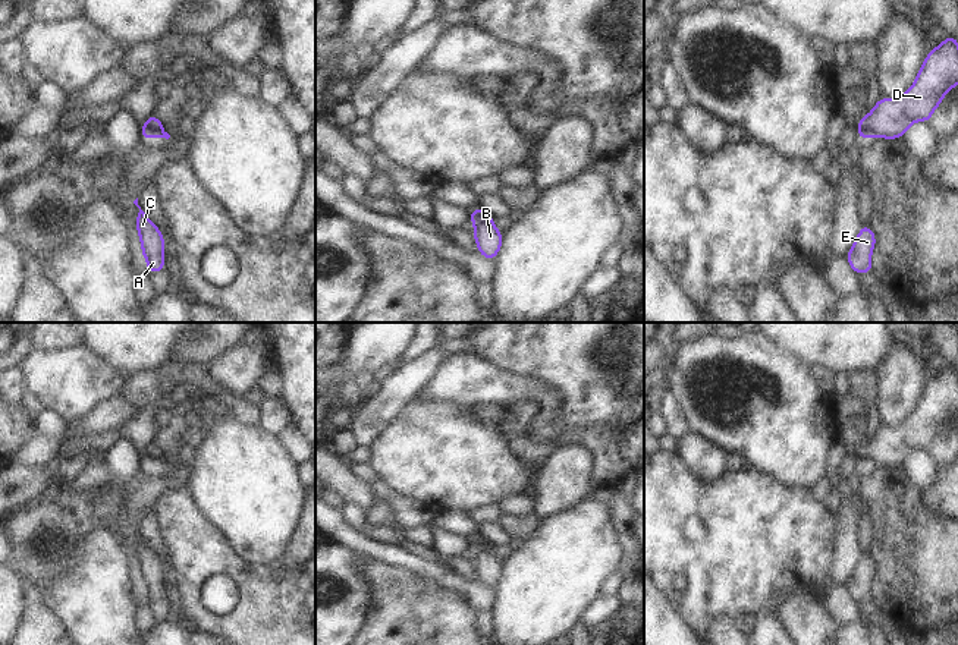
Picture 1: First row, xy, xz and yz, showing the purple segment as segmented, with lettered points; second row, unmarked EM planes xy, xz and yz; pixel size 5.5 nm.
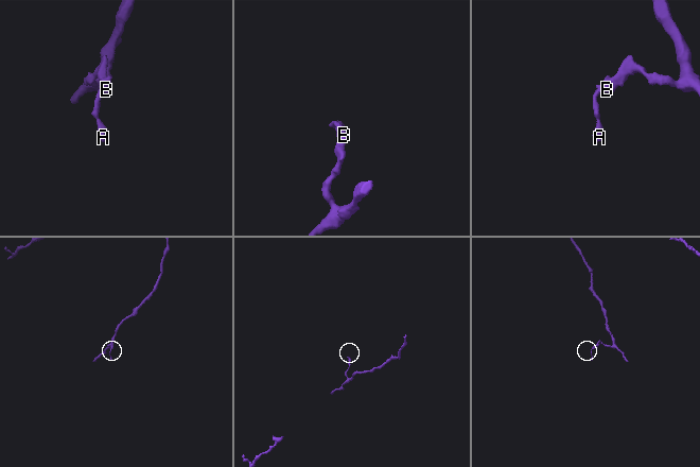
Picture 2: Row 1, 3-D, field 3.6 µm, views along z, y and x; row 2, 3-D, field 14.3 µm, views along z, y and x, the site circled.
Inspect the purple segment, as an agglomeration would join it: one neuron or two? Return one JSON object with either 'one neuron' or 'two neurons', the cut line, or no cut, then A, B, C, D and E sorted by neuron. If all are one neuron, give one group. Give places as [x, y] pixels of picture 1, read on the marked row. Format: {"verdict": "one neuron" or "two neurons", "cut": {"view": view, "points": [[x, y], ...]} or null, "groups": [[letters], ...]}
{"verdict": "two neurons", "cut": {"view": "yz", "points": [[860, 128], [869, 128], [878, 135]]}, "groups": [["A", "C", "E"], ["B", "D"]]}

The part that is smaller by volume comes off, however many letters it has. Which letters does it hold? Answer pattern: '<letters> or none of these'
A, C, E

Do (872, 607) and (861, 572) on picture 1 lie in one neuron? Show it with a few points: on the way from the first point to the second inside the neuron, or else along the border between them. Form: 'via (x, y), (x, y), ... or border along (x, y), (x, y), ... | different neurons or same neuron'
via (864, 598), (861, 581) | same neuron

